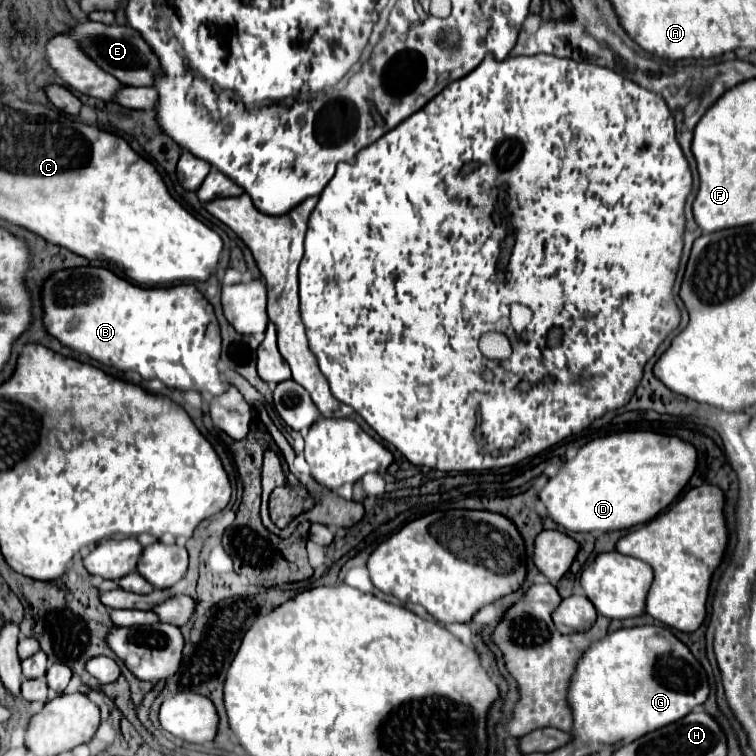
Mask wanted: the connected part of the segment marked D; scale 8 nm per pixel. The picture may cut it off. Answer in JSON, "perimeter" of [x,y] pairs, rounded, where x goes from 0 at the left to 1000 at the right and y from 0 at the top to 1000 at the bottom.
{"perimeter":[[[824,570],[774,586],[763,602],[745,612],[739,626],[724,636],[713,660],[721,665],[726,684],[747,702],[819,702],[856,692],[874,679],[909,642],[922,615],[922,597],[898,578],[882,578],[858,570]]]}

